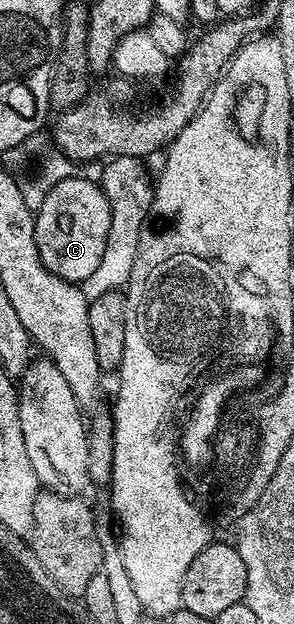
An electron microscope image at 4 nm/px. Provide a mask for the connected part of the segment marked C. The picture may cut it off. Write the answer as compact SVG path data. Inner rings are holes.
M77 174L52 186L34 217L36 250L42 264L54 276L76 285L89 278L100 265L110 218L108 198L100 191L99 185L93 179L81 178Z

